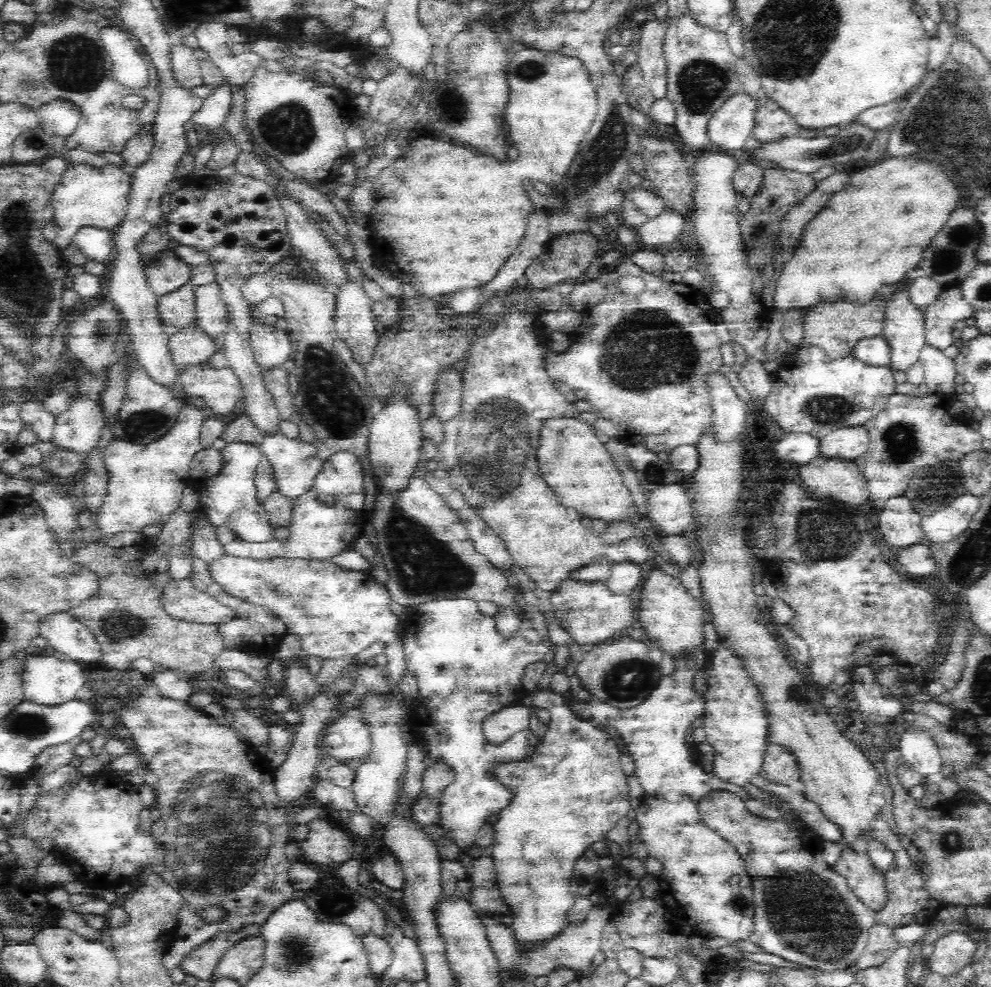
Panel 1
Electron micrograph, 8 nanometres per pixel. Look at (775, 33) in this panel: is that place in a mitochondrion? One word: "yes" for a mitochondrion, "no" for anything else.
yes

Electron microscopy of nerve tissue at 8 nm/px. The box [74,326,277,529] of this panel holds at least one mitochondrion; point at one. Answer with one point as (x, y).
(148, 424)

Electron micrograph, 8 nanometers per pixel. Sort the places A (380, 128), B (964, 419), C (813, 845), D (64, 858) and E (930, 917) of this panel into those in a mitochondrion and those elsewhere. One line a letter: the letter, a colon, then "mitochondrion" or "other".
A: other
B: other
C: other
D: other
E: other

